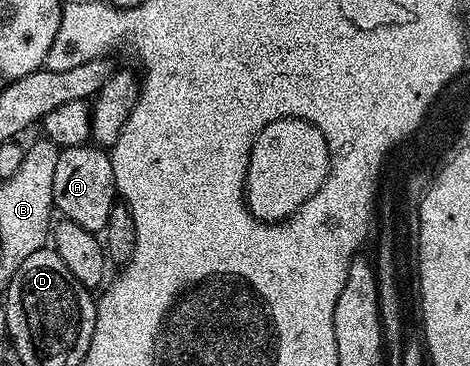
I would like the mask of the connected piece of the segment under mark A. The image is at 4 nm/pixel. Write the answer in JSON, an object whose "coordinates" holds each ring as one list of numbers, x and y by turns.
{"coordinates":[[85,143,60,149,58,164,54,167,52,204,61,218,78,223,78,227,86,227,86,231,100,235,103,234,112,206,117,201,112,158,103,148]]}

